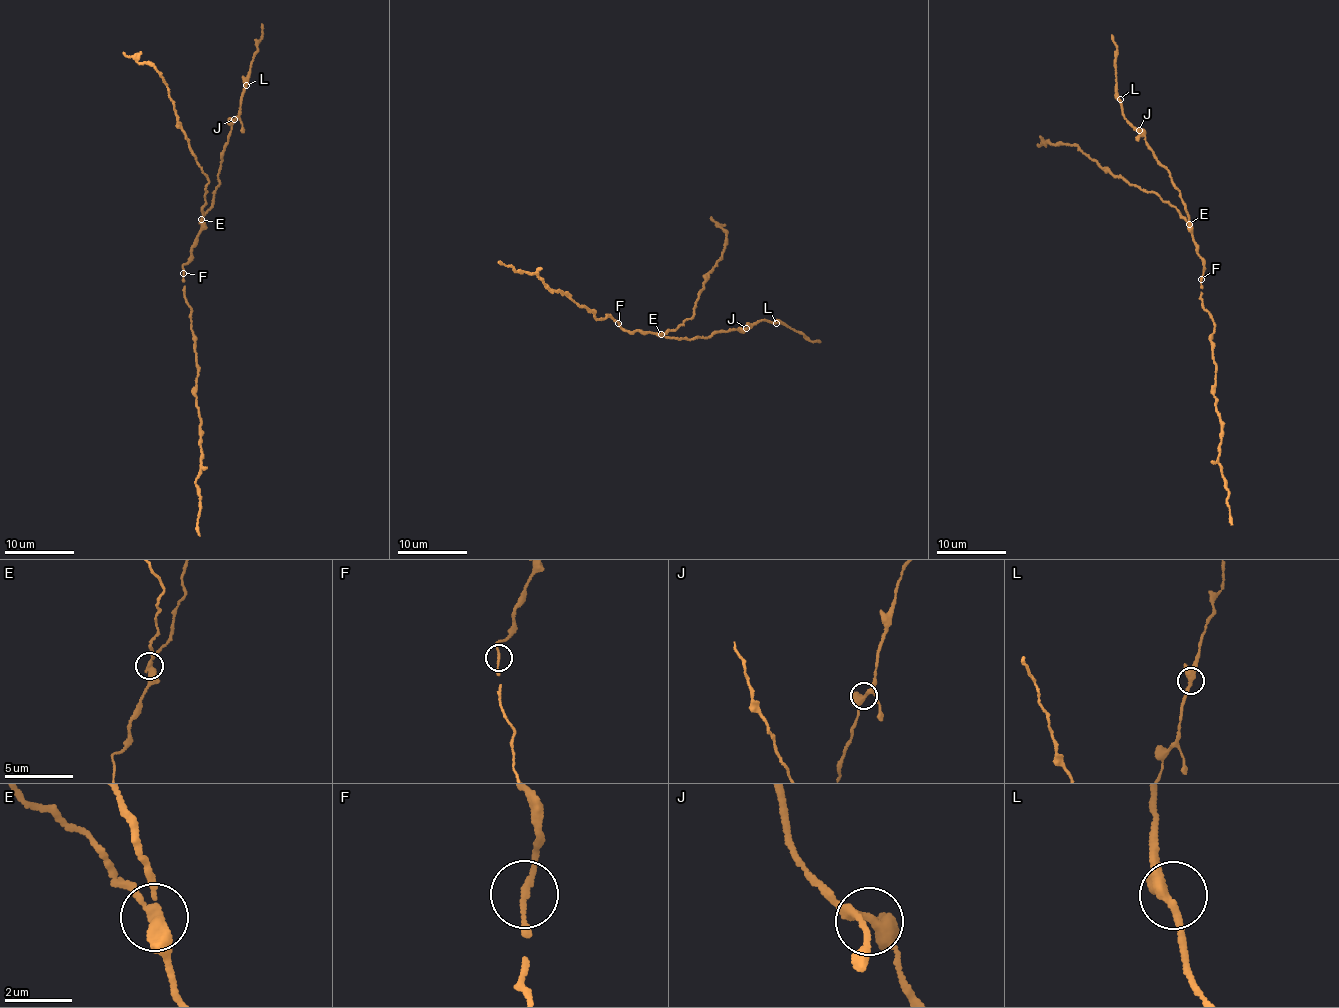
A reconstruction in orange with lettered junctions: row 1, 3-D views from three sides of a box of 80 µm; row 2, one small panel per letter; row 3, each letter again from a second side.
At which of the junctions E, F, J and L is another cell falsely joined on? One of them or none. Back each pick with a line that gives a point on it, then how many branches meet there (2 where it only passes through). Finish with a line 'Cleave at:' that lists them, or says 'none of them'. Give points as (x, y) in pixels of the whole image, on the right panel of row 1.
E: place (1189, 224); branches 3
Cleave at: E

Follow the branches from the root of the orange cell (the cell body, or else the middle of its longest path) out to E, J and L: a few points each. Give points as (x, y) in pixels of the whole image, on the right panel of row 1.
E: (1201, 278), (1202, 258), (1189, 225)
J: (1201, 278), (1202, 258), (1191, 233), (1185, 203), (1170, 175), (1139, 130)
L: (1201, 278), (1202, 258), (1191, 233), (1185, 203), (1145, 136), (1125, 118), (1120, 99)

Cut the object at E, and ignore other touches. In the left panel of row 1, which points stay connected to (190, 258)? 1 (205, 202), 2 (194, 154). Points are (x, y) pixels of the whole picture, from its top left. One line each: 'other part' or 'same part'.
1: other part
2: other part

